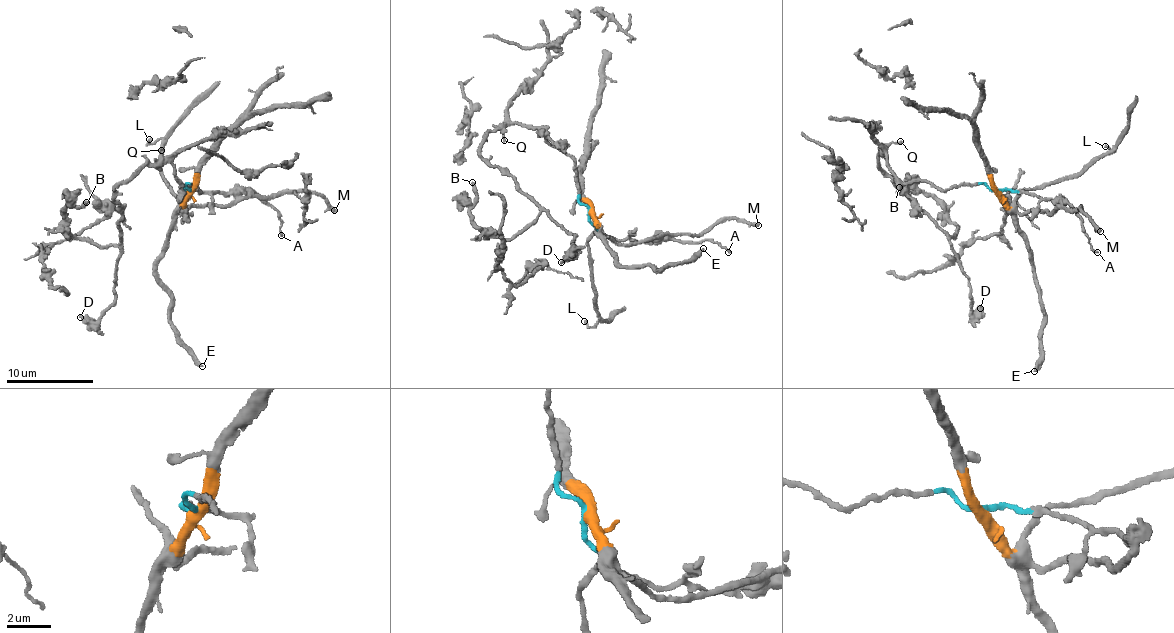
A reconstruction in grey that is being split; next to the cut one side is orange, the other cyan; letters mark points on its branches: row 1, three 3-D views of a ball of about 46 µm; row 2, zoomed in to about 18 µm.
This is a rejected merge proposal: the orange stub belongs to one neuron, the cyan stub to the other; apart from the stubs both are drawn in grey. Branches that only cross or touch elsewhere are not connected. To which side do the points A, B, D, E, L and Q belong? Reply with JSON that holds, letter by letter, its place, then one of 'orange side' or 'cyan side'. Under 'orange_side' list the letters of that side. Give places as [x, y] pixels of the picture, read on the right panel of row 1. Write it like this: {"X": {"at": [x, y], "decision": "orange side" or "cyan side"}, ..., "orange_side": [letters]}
{"A": {"at": [1097, 252], "decision": "cyan side"}, "B": {"at": [899, 187], "decision": "cyan side"}, "D": {"at": [980, 308], "decision": "cyan side"}, "E": {"at": [1034, 371], "decision": "orange side"}, "L": {"at": [1105, 146], "decision": "orange side"}, "Q": {"at": [900, 141], "decision": "cyan side"}, "orange_side": ["E", "L"]}

